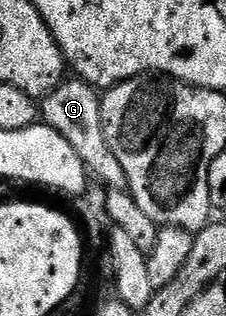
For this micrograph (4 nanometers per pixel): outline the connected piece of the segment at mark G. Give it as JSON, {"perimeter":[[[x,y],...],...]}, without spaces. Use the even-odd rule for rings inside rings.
{"perimeter":[[[81,78],[63,79],[56,90],[41,97],[40,116],[49,128],[56,129],[68,142],[72,142],[72,148],[80,154],[80,158],[86,164],[91,173],[94,172],[107,184],[107,189],[125,189],[126,175],[124,166],[116,159],[116,154],[108,146],[104,138],[104,126],[102,125],[102,102],[99,93],[91,85]]]}

